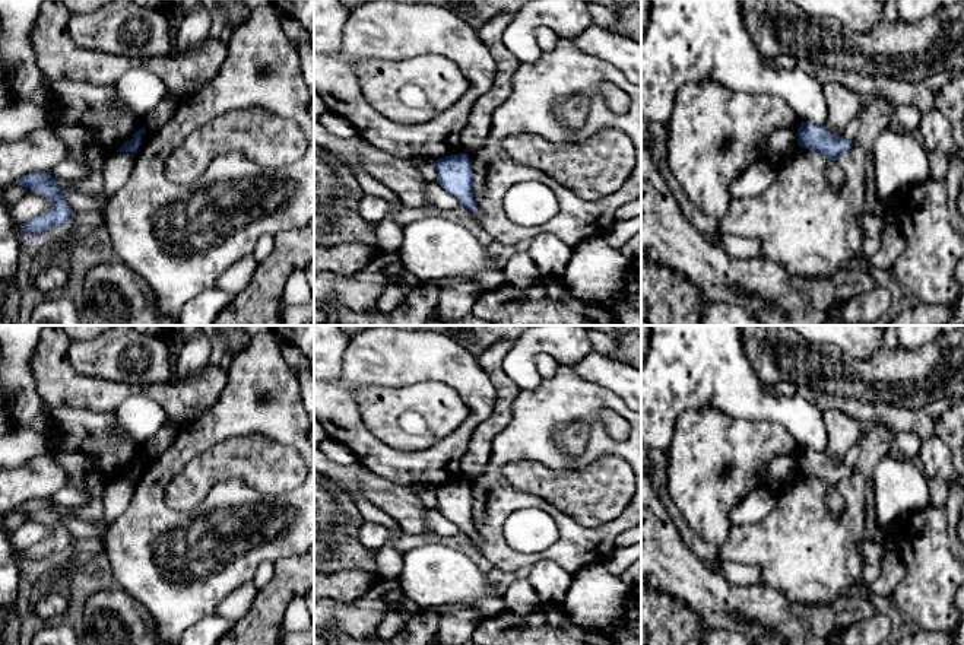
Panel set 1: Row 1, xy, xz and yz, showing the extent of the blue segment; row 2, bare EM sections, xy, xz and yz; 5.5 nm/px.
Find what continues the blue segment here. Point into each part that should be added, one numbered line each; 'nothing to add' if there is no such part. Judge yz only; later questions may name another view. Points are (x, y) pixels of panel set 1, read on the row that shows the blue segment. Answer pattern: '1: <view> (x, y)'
nothing to add

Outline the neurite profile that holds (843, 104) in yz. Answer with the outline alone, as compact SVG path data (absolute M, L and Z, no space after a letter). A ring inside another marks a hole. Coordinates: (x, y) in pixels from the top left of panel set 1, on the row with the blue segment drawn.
M837 80L824 83L824 95L828 102L825 127L841 137L847 124L859 117L862 98Z

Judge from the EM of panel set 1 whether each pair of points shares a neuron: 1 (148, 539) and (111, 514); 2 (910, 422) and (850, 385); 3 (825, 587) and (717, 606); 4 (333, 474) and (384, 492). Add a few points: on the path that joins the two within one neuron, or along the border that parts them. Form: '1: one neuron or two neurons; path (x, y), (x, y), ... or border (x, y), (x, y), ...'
1: two neurons; border (135, 488), (127, 508), (104, 533)
2: two neurons; border (849, 397), (871, 404), (888, 404), (916, 410)
3: two neurons; border (760, 581), (776, 587), (795, 603)
4: one neuron; path (346, 480), (357, 480), (371, 488)

